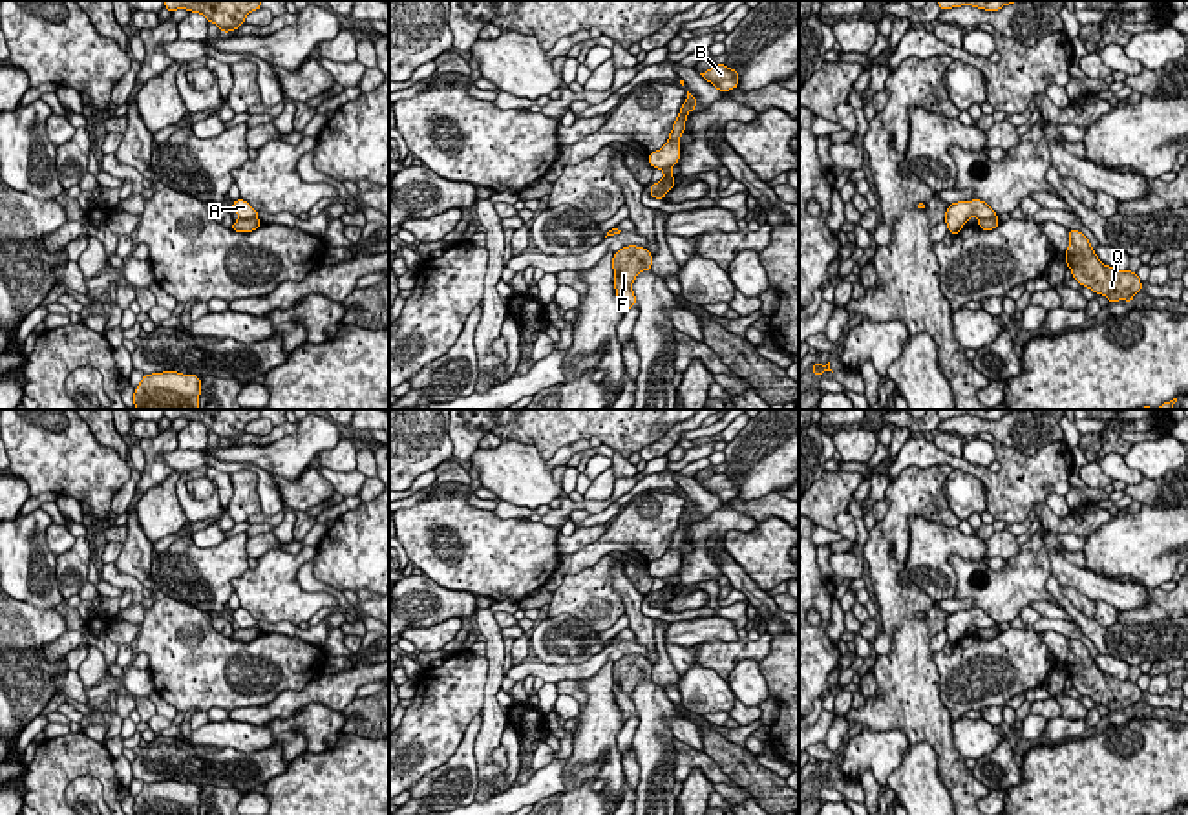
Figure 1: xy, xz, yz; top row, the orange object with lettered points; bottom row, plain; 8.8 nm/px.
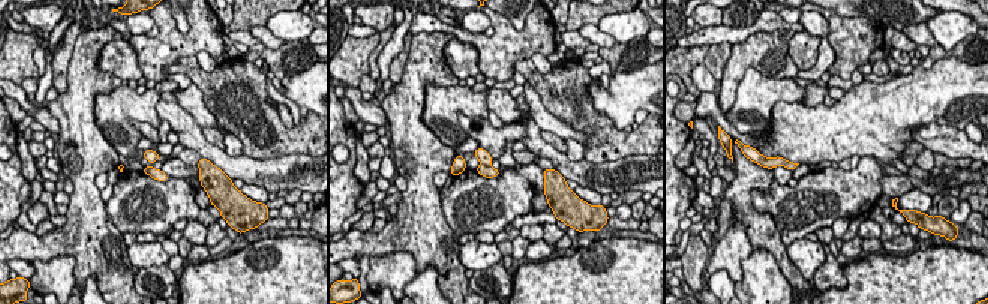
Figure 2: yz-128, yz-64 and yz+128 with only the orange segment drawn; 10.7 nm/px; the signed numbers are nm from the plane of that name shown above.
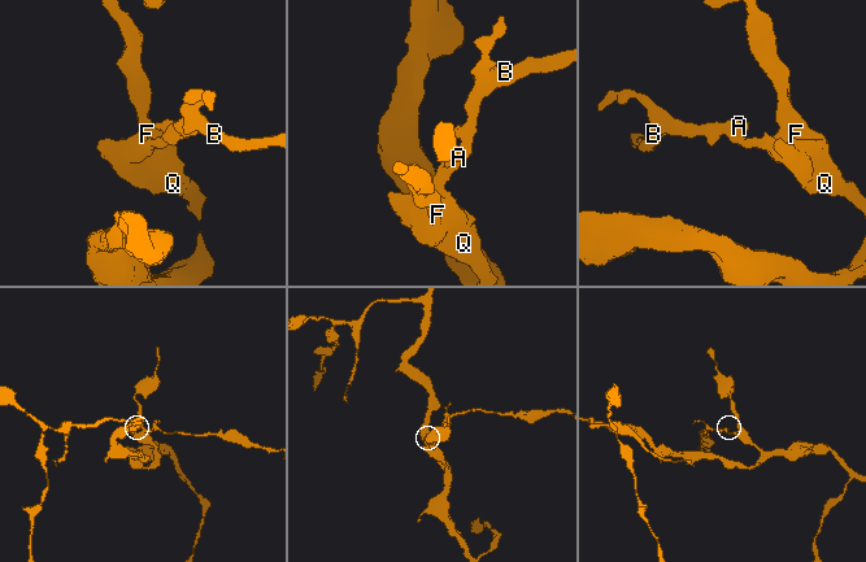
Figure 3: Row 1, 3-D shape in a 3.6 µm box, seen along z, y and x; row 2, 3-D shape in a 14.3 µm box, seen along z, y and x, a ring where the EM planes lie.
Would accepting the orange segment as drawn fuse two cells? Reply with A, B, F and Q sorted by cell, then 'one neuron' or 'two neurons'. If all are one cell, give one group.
A B / F Q | two neurons

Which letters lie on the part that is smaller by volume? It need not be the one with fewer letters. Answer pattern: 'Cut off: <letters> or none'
Cut off: A, B

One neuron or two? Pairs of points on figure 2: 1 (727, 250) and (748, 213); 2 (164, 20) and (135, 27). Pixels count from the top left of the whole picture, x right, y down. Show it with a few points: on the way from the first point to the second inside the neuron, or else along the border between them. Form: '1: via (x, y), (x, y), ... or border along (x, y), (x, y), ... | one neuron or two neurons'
1: border along (738, 219), (753, 247) | two neurons
2: border along (150, 15), (155, 23) | two neurons

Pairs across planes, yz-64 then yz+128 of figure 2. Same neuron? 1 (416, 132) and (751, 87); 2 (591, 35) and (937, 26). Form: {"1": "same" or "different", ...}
{"1": "different", "2": "different"}

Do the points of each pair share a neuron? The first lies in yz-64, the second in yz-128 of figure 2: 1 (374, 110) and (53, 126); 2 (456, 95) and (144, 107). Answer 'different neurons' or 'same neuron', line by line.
1: same neuron
2: same neuron

